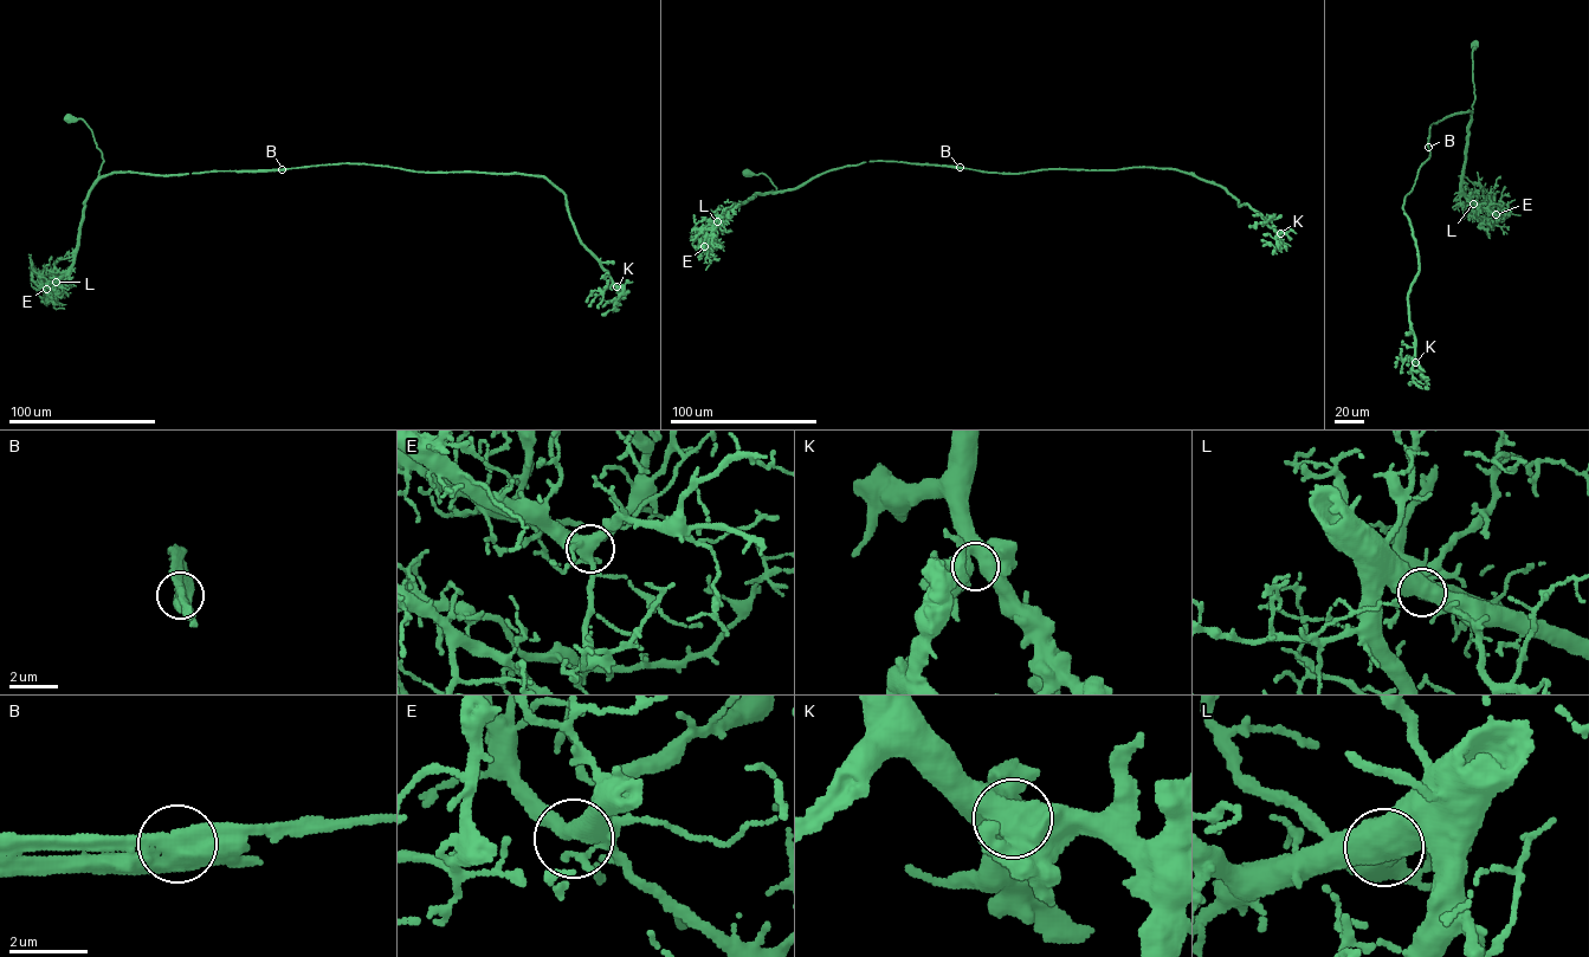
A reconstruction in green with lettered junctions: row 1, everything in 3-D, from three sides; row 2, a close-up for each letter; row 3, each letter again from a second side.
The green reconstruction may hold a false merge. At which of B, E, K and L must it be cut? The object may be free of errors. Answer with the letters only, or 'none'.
B

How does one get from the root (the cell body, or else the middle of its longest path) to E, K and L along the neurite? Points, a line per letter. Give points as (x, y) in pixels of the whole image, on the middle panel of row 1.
E: (748, 173), (766, 175), (776, 192), (756, 194), (728, 212), (704, 246)
K: (748, 173), (766, 175), (776, 188), (772, 193), (872, 161), (1003, 173), (1175, 168), (1220, 185), (1280, 233)
L: (748, 173), (766, 175), (776, 192), (756, 194), (717, 221)

